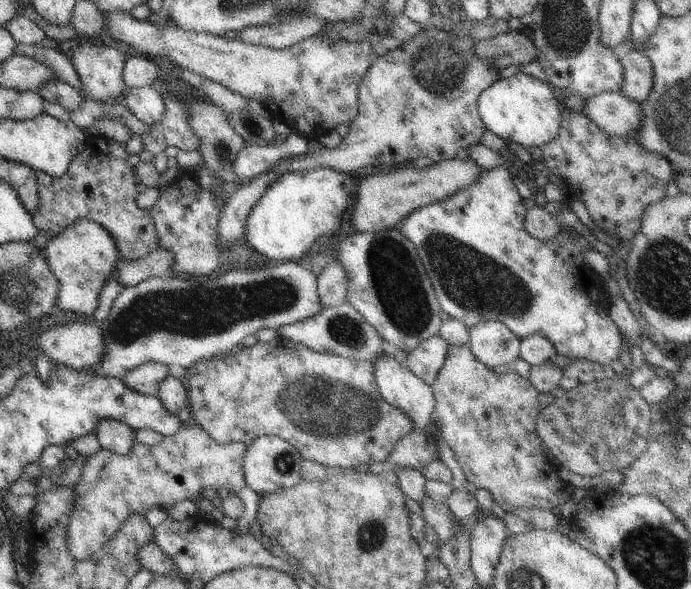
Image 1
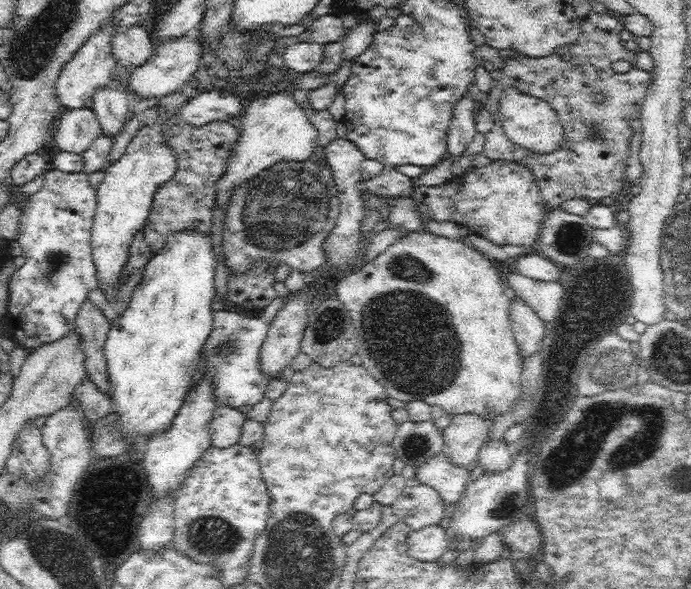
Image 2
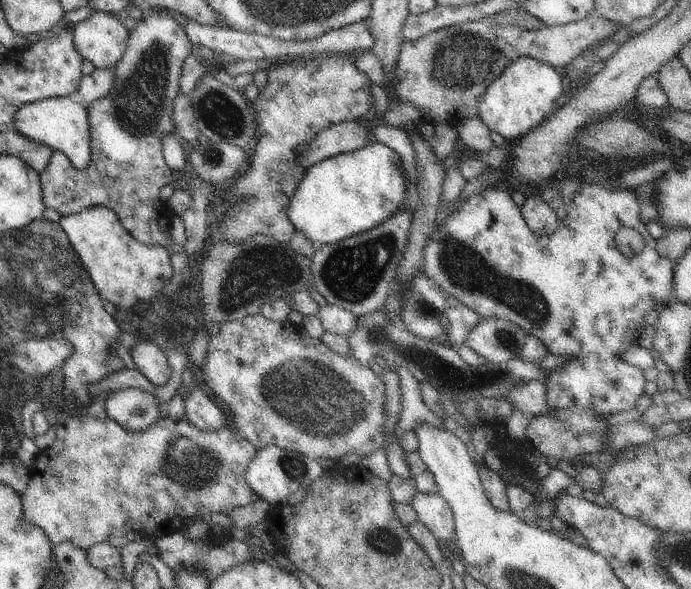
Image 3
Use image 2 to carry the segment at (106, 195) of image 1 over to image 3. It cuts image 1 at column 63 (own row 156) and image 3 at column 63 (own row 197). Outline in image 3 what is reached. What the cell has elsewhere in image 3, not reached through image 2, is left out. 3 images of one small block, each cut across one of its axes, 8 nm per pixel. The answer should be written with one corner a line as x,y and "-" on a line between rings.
152,10
142,13
142,20
138,20
129,31
128,48
122,60
115,66
116,74
114,74
112,90
108,92
108,96
87,106
92,150
90,164
83,171
76,170
68,160
68,156
58,150
54,151
46,170
40,175
42,198
46,208
54,208
65,217
90,207
108,206
118,214
124,228
142,244
171,246
172,211
160,198
160,188
172,183
176,176
168,168
162,148
164,148
164,138
168,134
177,135
174,124
174,99
180,94
182,64
191,53
193,45
186,30
170,14

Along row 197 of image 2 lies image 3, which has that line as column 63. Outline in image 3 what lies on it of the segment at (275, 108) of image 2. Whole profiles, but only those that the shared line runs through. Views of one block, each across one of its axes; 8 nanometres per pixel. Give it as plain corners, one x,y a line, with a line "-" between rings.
94,206
59,220
72,248
88,270
104,302
112,302
122,312
132,310
140,300
154,301
172,278
169,249
160,244
142,244
126,228
118,214
108,206

